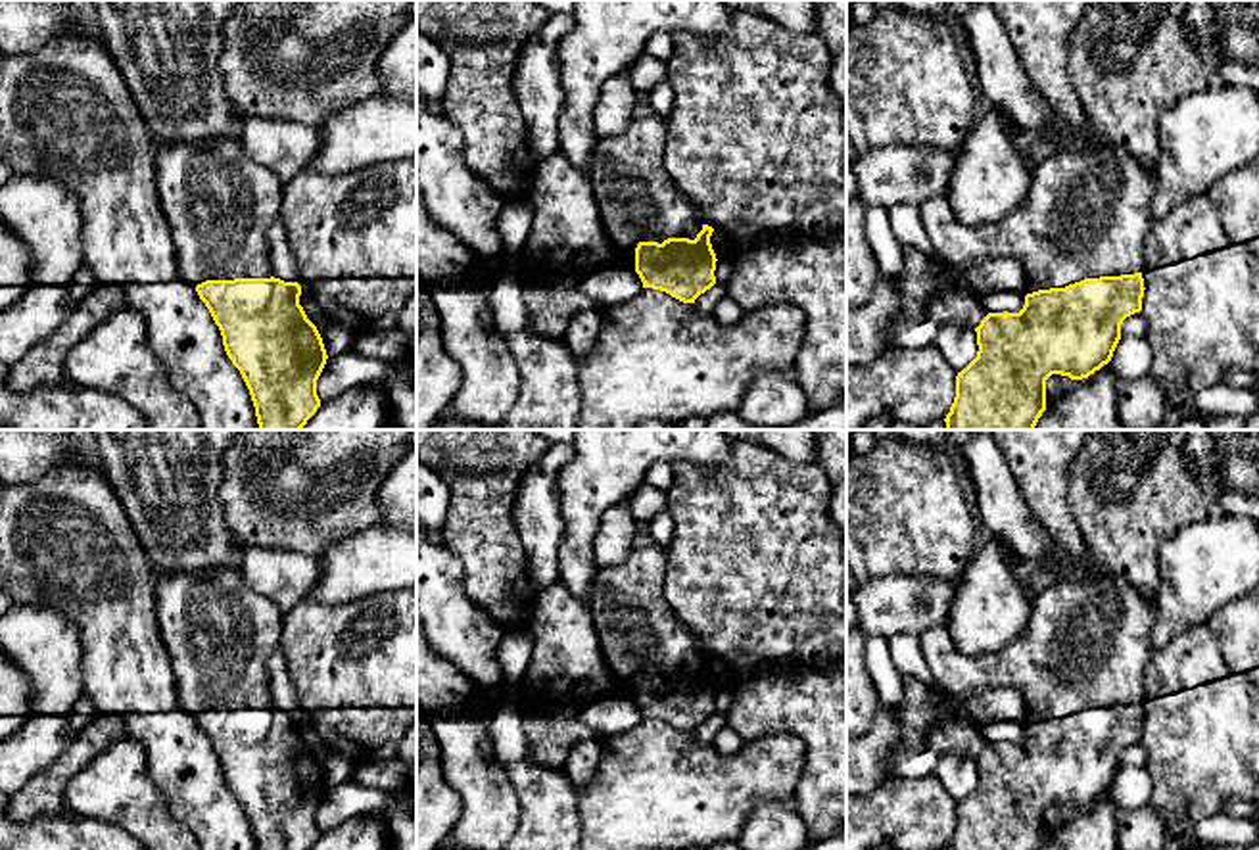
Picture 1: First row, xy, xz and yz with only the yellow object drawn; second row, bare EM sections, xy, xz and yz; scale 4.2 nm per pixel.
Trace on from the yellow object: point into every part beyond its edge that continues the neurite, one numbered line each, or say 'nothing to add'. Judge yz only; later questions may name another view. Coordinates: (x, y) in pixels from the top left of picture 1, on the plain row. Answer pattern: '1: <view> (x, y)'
1: yz (1087, 643)

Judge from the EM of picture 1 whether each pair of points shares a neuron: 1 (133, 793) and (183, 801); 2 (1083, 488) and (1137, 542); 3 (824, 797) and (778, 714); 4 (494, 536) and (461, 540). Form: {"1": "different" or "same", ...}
{"1": "different", "2": "same", "3": "same", "4": "same"}

